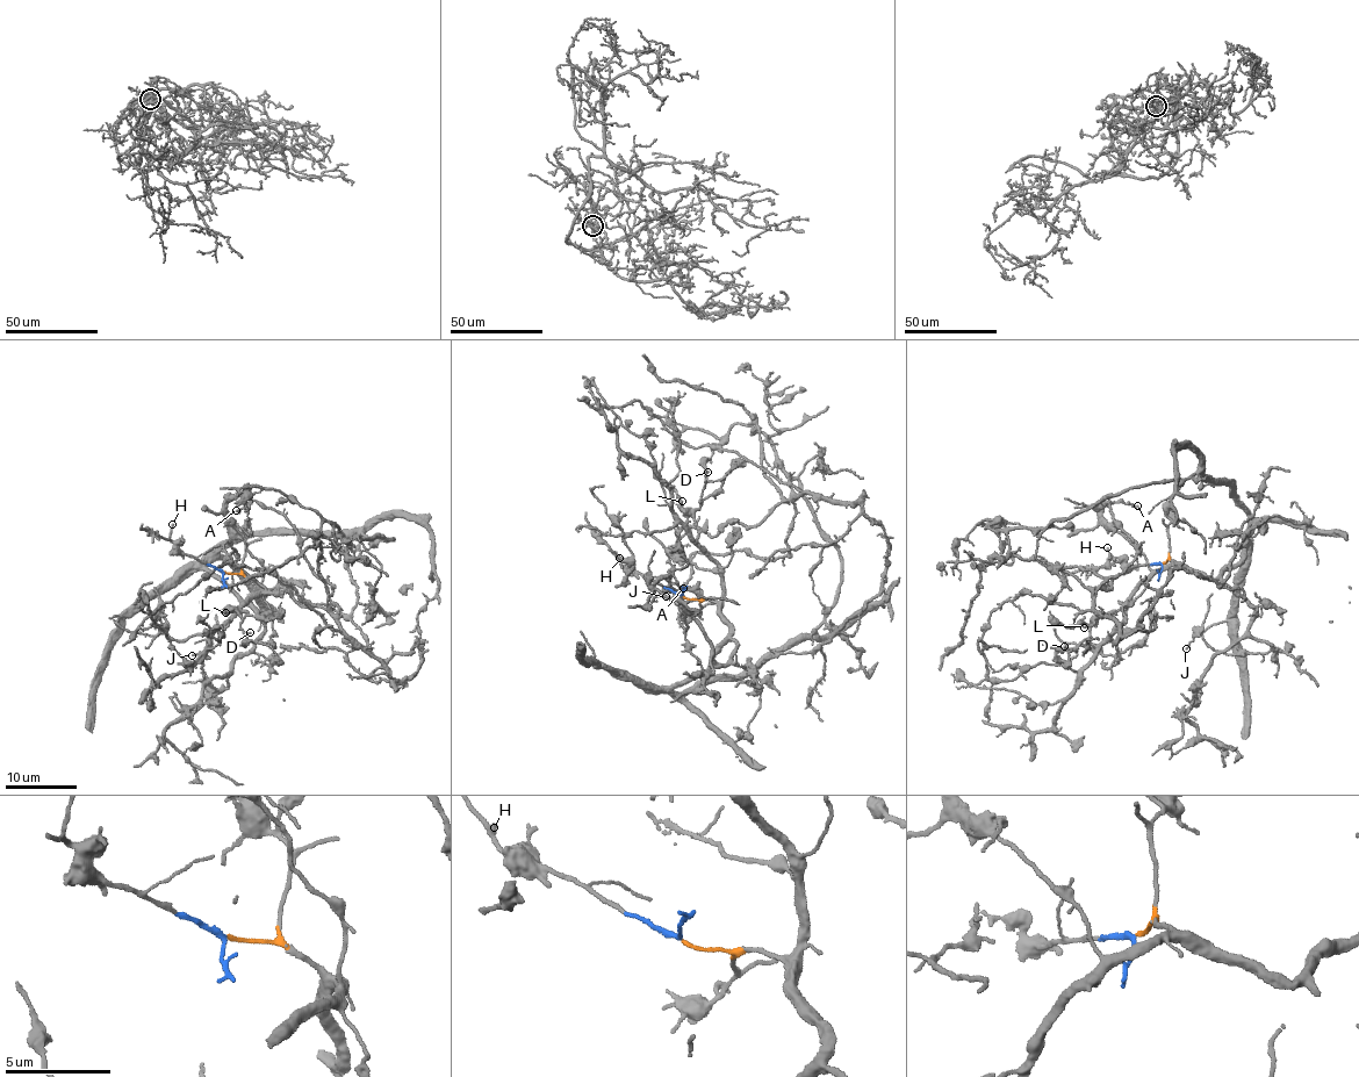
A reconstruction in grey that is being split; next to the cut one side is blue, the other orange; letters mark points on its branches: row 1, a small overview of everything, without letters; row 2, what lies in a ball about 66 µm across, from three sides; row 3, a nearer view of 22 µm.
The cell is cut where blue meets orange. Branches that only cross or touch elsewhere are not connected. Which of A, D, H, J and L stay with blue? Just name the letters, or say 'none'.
H

